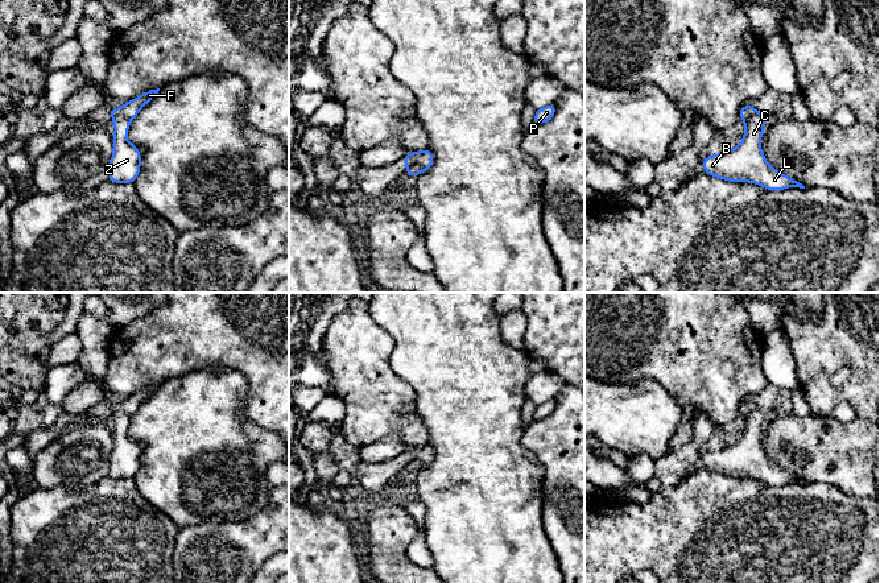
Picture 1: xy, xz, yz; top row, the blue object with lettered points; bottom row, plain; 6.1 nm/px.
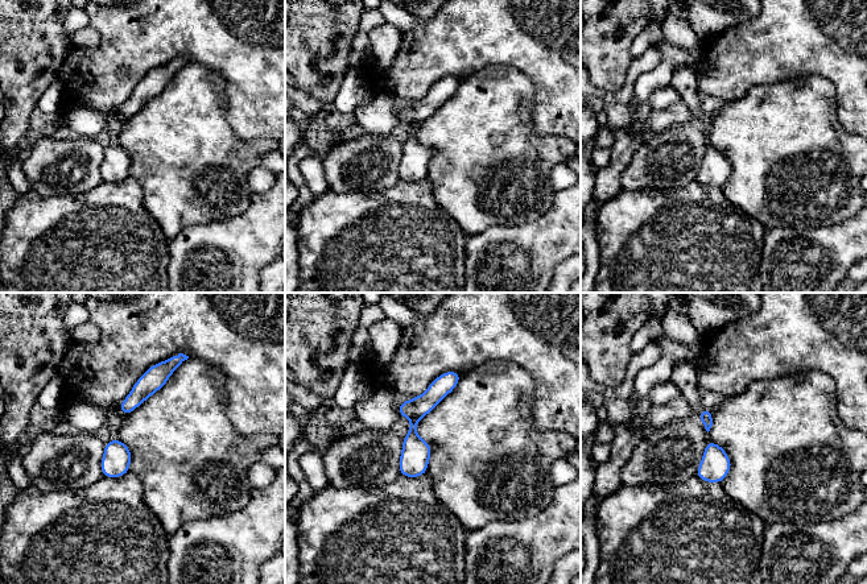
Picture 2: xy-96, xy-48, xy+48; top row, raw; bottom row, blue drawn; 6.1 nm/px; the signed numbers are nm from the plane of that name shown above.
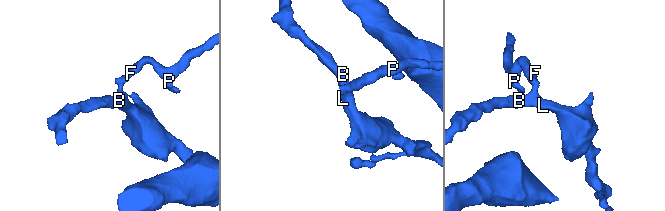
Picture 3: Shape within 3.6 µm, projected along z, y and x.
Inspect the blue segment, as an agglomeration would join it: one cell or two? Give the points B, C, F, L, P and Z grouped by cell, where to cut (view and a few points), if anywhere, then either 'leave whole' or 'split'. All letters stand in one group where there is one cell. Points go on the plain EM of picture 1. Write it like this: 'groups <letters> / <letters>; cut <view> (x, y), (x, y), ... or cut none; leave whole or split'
groups B C L Z / F P; cut xz (407, 466), (413, 462), (418, 462), (422, 466); split

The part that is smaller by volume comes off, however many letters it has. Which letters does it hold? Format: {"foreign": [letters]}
{"foreign": ["F", "P"]}

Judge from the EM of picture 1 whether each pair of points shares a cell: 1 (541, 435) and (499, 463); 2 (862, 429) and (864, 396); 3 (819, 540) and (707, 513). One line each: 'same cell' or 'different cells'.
1: different cells
2: different cells
3: same cell

